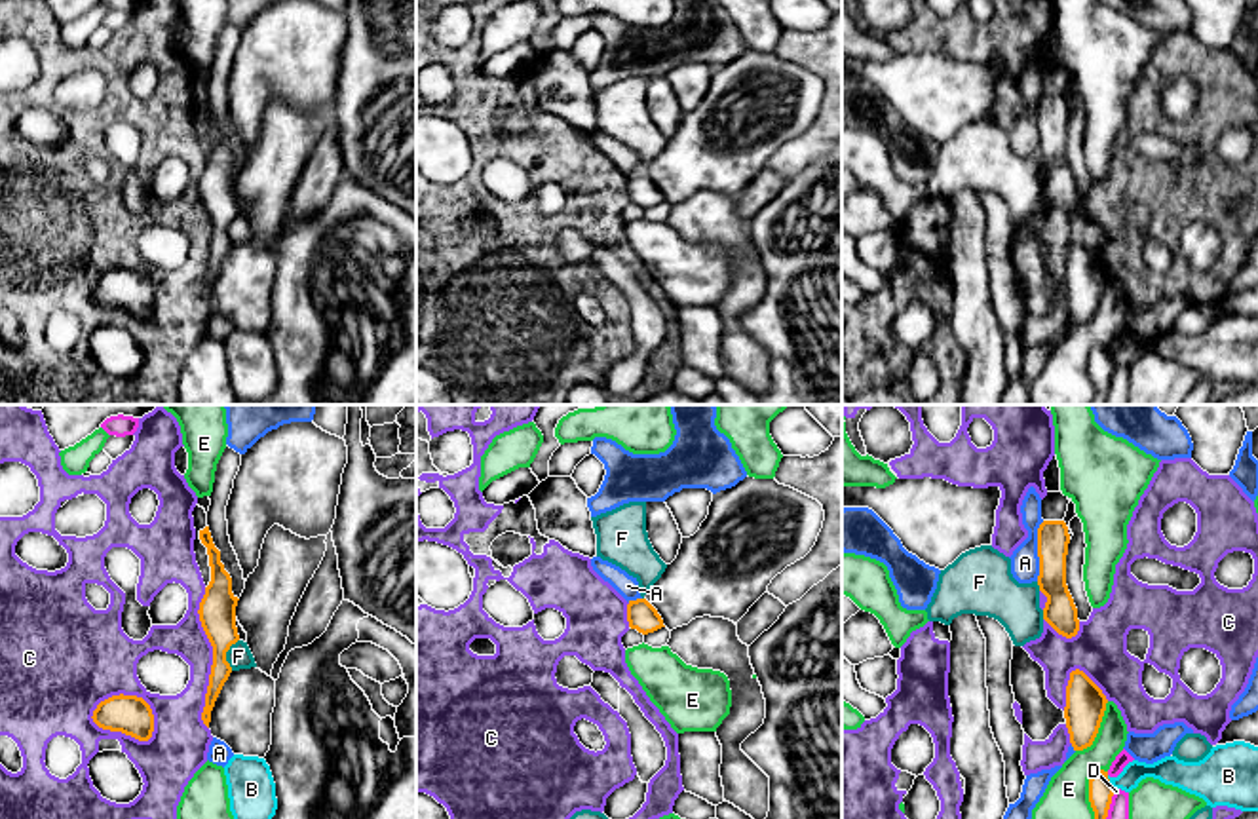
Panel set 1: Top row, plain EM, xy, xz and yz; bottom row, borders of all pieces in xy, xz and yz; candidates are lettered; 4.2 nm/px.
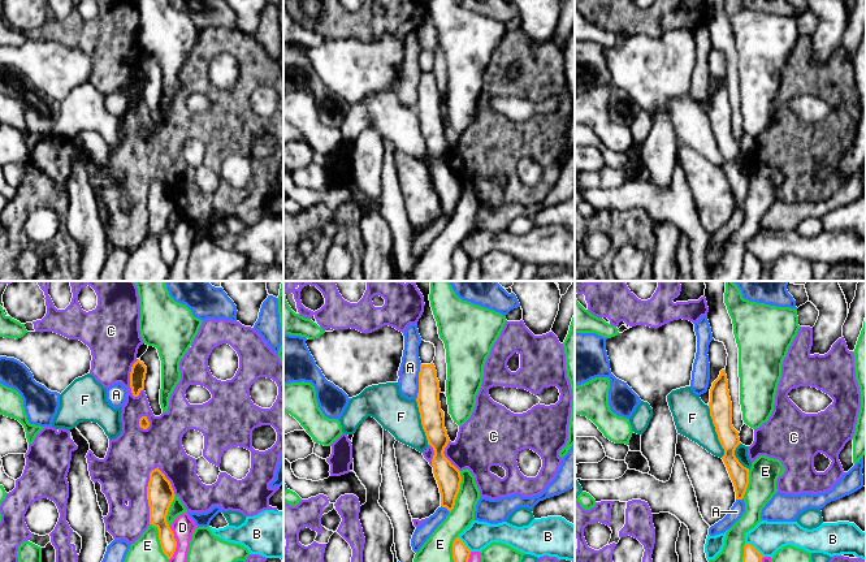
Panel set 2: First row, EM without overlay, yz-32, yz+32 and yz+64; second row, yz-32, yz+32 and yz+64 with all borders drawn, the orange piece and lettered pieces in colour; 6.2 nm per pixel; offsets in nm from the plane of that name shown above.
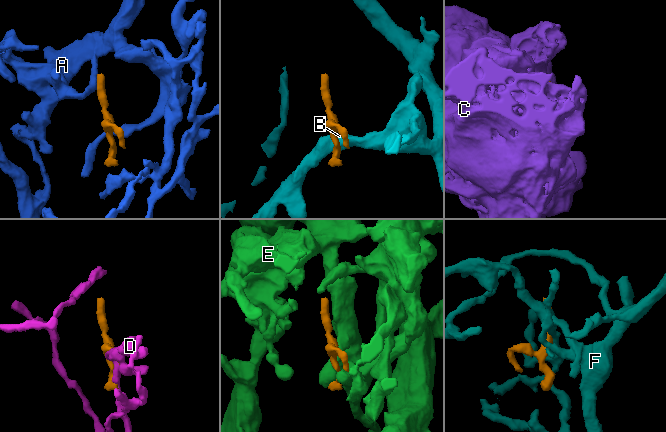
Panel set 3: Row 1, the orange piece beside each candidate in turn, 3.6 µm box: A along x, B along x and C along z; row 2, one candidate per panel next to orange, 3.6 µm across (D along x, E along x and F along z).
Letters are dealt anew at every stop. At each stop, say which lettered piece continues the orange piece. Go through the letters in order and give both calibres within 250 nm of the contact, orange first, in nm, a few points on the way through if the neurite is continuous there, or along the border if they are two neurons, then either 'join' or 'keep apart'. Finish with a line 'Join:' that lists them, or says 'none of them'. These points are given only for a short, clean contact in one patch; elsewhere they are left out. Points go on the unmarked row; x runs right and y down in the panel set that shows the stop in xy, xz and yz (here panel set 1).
A: calibres 140 and 130 nm; keep apart
B: calibres 110 and 100 nm; border yz (1106, 350), (1114, 361); keep apart
C: calibres 170 and 240 nm; keep apart
D: calibres 110 and 100 nm; keep apart
E: calibres 110 and 240 nm; keep apart
F: calibres 160 and 100 nm; border xy (238, 213), (227, 227), (230, 244); keep apart
Join: none of them

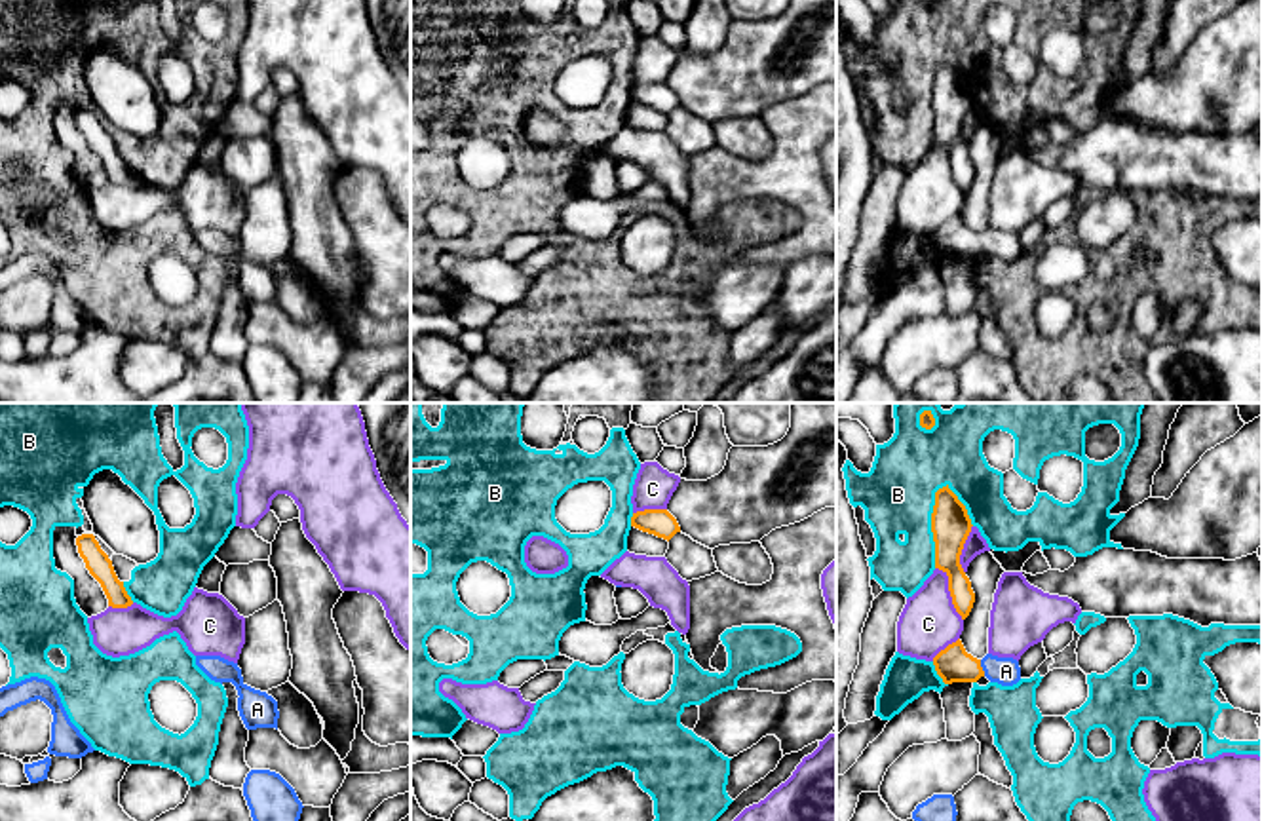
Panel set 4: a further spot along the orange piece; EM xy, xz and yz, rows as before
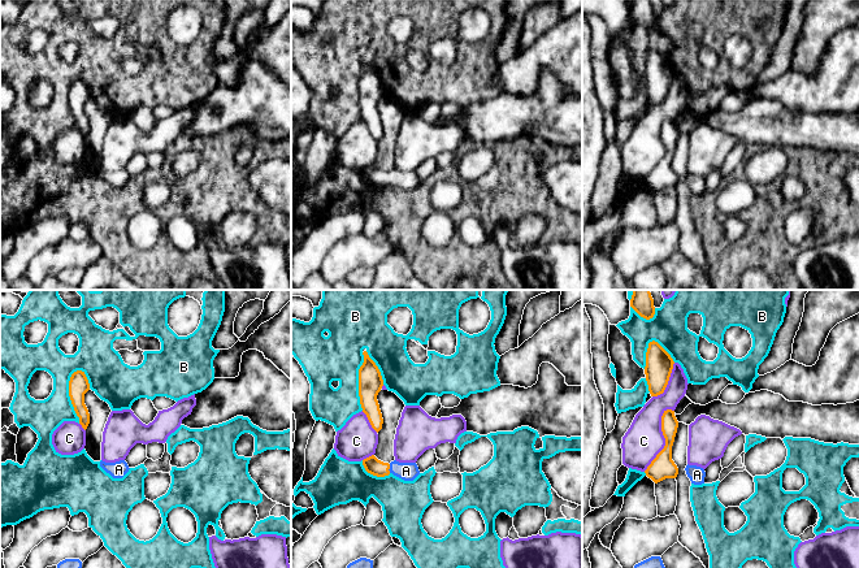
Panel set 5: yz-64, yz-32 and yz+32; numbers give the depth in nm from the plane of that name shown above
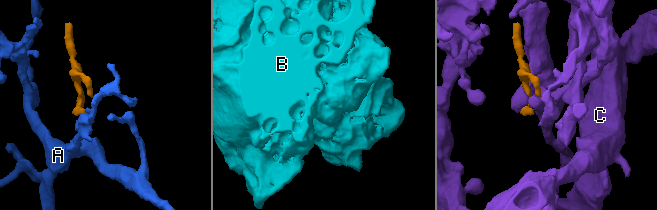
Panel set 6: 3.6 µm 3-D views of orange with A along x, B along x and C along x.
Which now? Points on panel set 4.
A: calibres 150 and 120 nm; way yz (953, 238), (981, 242), (1006, 246); join
B: calibres 170 and 320 nm; keep apart
C: calibres 140 and 240 nm; keep apart
Join: A

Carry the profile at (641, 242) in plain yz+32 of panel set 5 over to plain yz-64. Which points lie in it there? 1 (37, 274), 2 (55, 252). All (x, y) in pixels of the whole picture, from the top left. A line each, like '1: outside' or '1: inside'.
1: inside
2: inside

